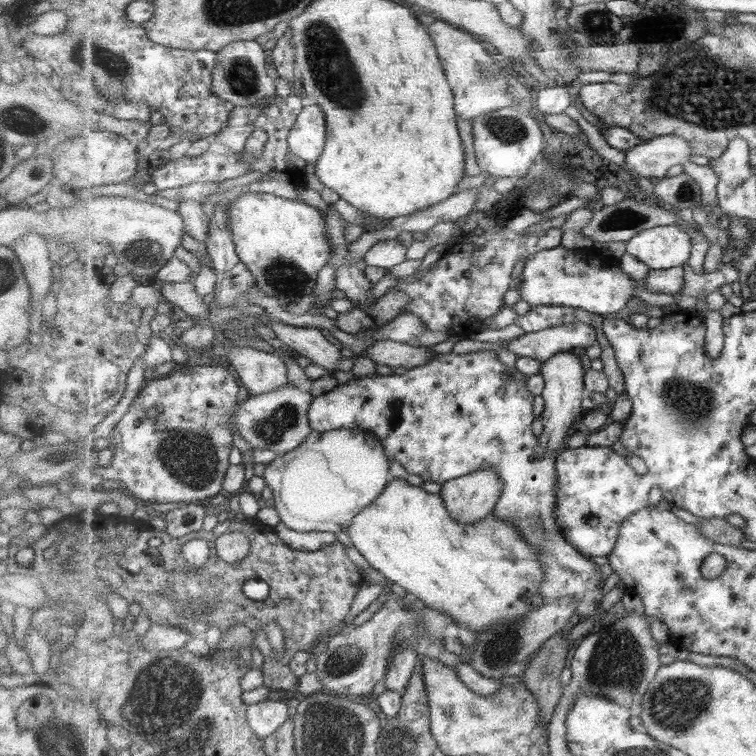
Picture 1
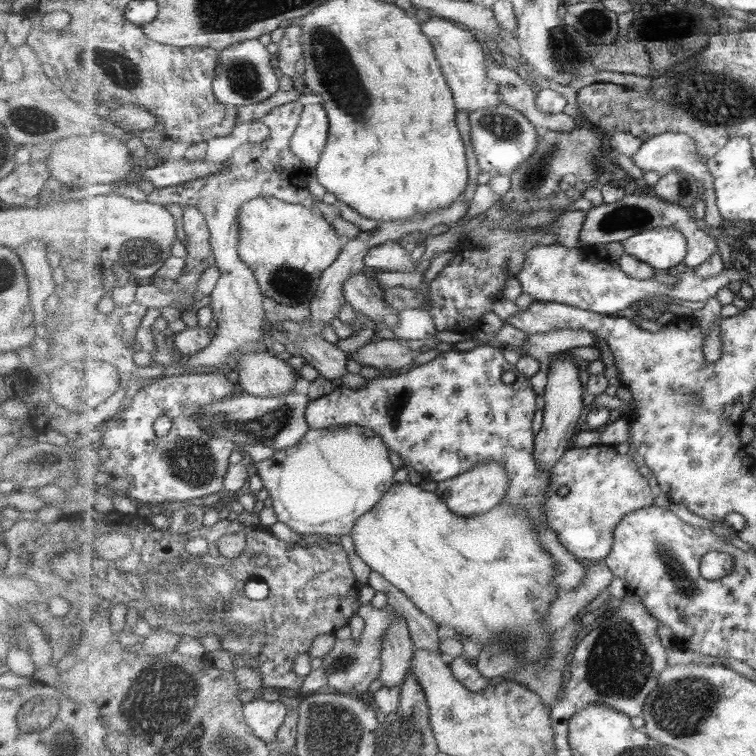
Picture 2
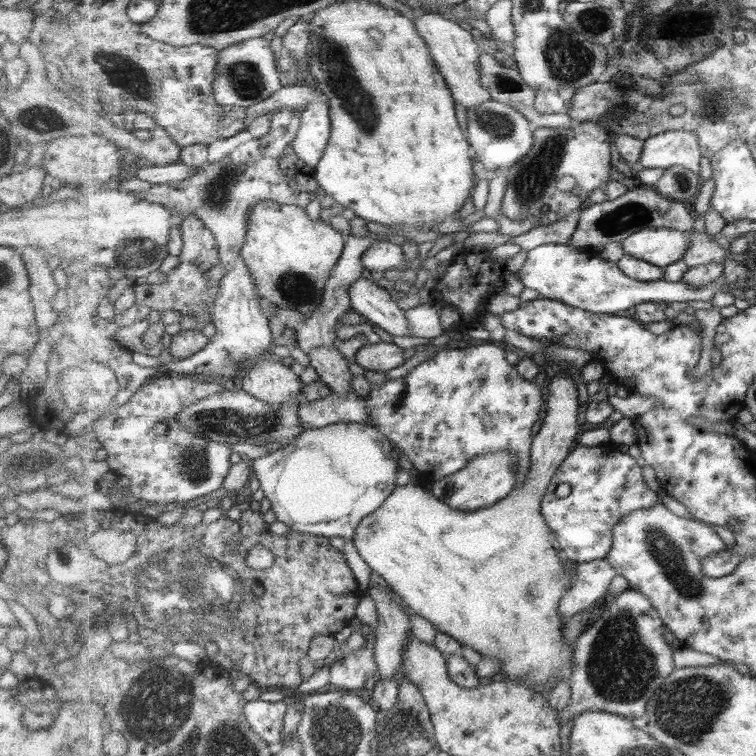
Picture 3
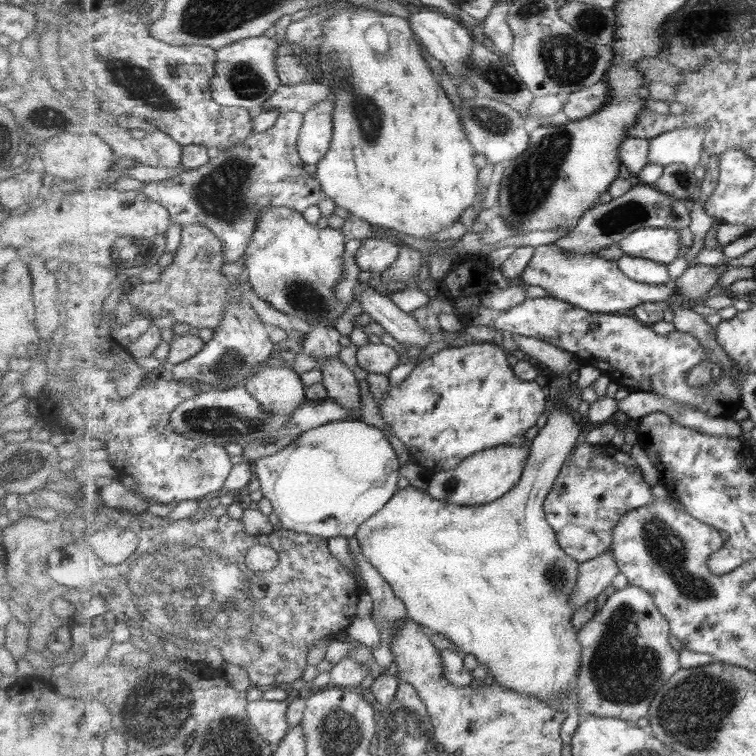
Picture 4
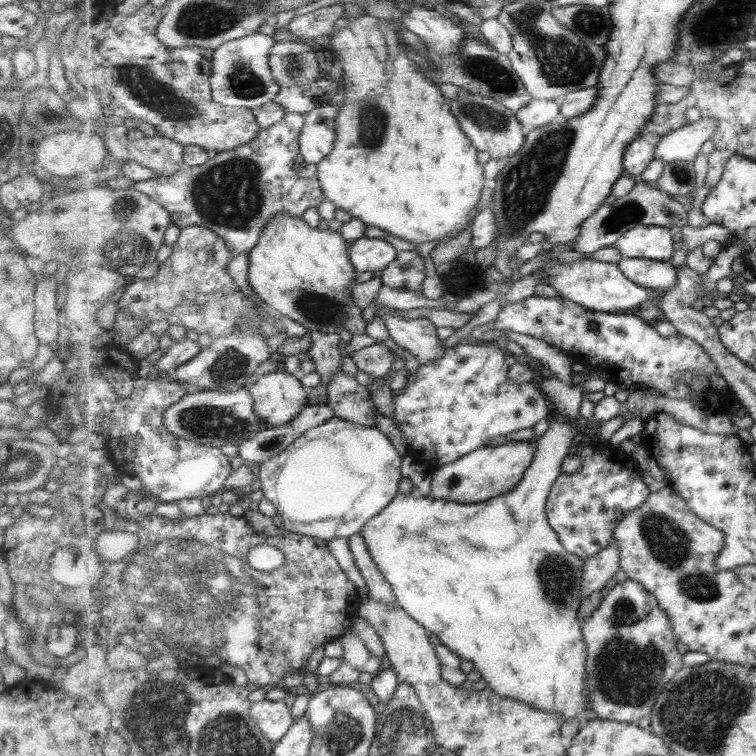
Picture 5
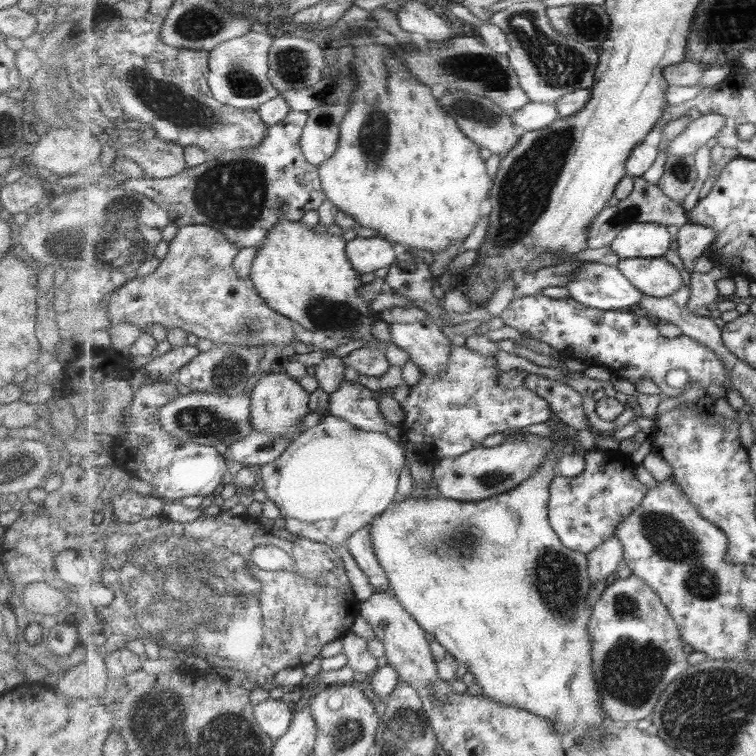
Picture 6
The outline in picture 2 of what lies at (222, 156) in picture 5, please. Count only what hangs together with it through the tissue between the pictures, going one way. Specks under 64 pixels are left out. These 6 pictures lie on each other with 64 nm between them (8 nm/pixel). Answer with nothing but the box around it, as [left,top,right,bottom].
[146,100,315,374]

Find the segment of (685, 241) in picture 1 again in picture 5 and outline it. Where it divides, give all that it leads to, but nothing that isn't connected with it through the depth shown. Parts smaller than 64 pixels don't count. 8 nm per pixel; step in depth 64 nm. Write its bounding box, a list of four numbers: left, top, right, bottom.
[614,224,677,261]

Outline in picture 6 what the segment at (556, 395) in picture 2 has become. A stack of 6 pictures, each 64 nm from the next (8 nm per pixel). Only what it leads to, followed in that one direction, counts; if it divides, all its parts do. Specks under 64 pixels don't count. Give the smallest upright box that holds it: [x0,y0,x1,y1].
[372,429,608,742]

